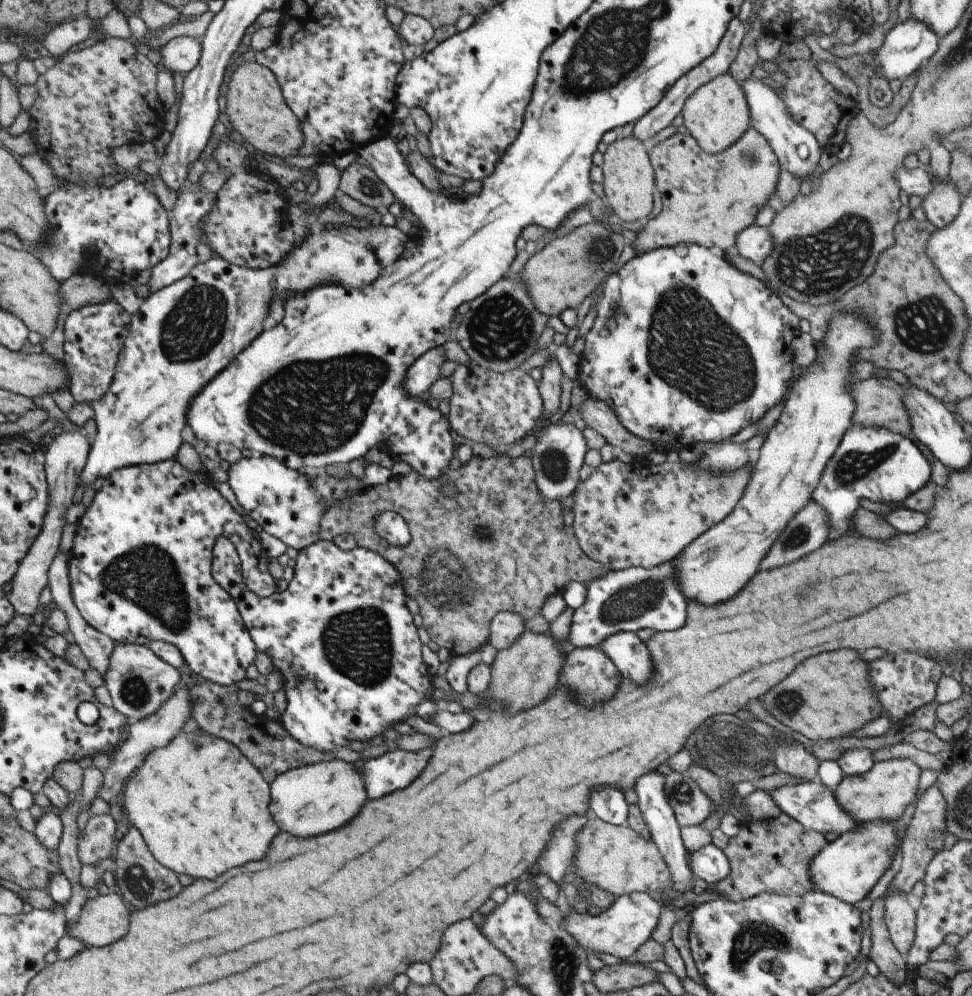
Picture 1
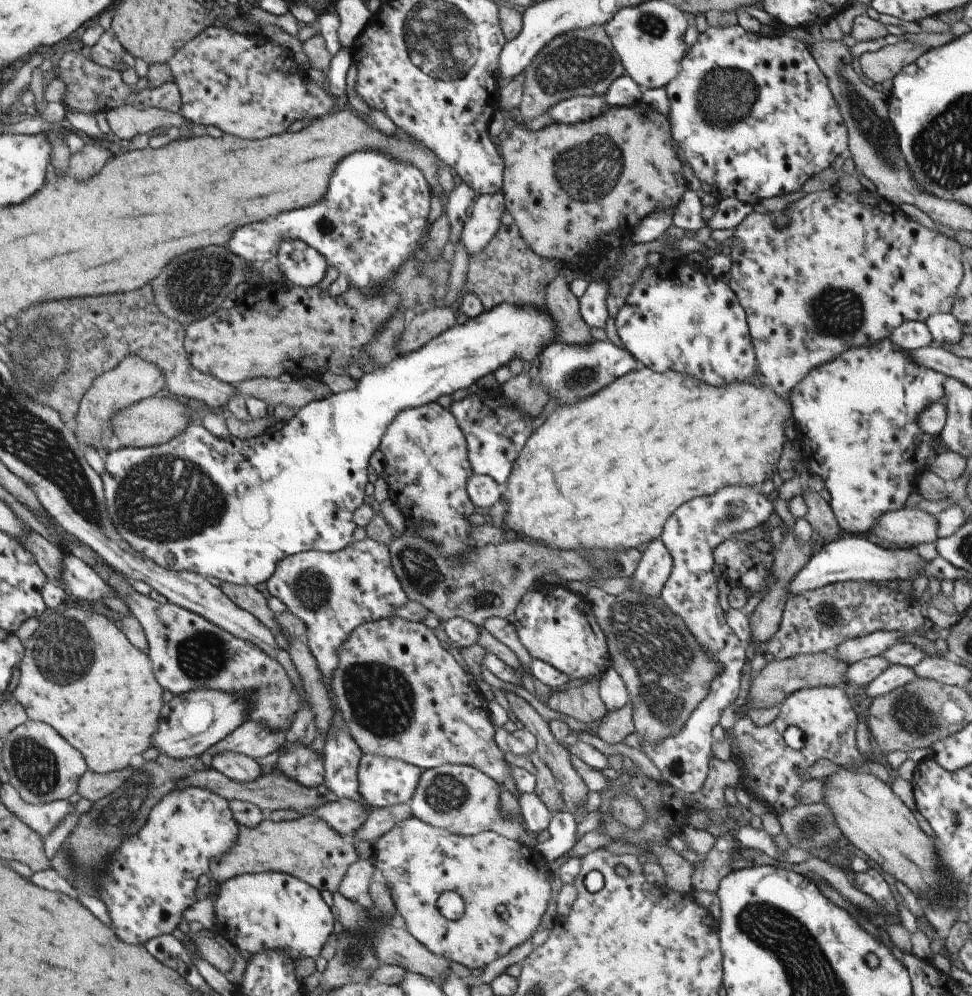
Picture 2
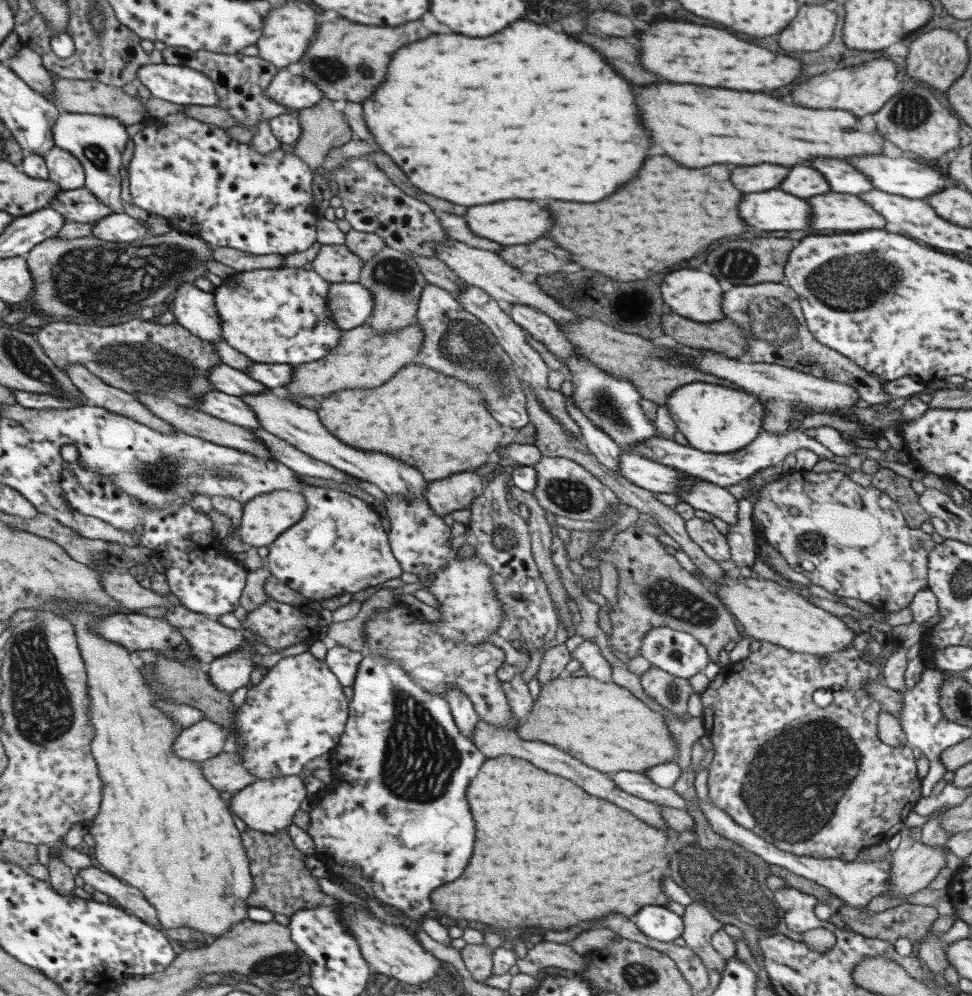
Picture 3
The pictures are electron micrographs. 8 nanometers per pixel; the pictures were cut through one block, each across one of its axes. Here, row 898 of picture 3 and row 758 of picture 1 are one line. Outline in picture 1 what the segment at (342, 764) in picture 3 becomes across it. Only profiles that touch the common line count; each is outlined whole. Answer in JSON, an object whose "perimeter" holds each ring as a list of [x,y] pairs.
{"perimeter":[[[435,738],[428,749],[416,752],[392,746],[383,756],[367,760],[360,770],[368,790],[368,798],[380,798],[394,790],[410,786],[431,759],[434,742]]]}

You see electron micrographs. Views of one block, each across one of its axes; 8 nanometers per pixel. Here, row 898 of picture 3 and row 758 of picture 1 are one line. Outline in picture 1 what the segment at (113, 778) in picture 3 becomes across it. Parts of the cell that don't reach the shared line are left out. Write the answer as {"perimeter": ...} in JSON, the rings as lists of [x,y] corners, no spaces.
{"perimeter":[[[199,728],[196,732],[182,730],[165,747],[152,751],[136,776],[128,781],[120,799],[127,823],[142,833],[160,864],[176,874],[214,880],[230,868],[238,868],[250,860],[262,860],[276,834],[281,832],[269,811],[270,787],[237,746]]]}

